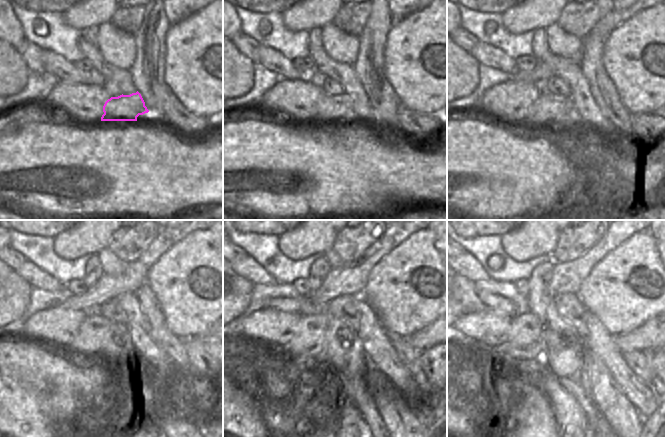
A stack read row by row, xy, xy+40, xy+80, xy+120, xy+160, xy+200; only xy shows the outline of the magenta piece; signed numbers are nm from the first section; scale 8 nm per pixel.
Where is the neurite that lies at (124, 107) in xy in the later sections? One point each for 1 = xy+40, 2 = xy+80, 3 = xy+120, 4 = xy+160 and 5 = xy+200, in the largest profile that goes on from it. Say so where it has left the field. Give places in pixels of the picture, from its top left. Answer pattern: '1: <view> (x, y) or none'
1: xy+40 (341, 107)
2: xy+80 (544, 110)
3: xy+120 (90, 341)
4: xy+160 (308, 343)
5: xy+200 (525, 343)

